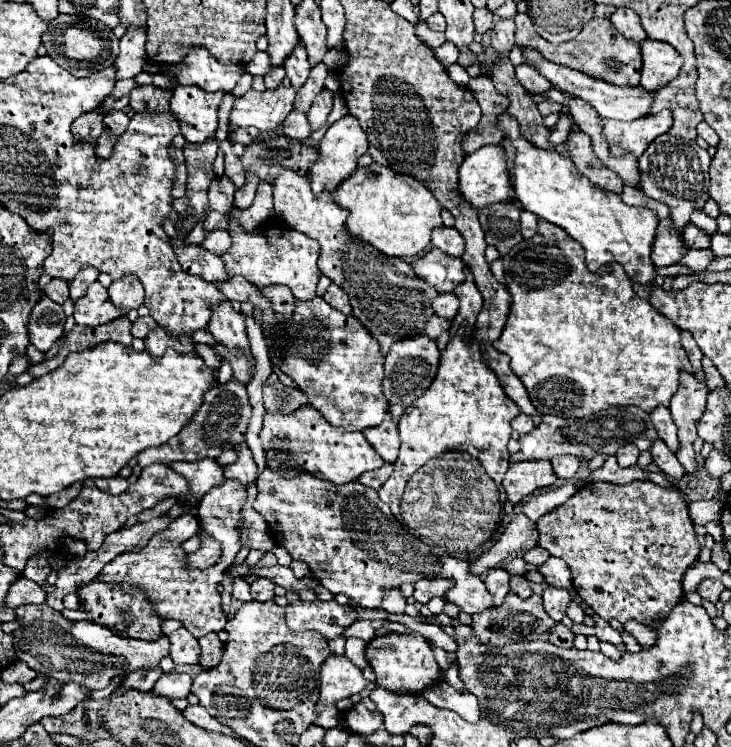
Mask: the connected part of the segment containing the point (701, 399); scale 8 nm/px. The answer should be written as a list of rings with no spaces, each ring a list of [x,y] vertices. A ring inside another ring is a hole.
[[[681,373],[681,385],[679,391],[671,397],[671,415],[675,425],[679,427],[679,453],[677,459],[685,467],[687,475],[695,475],[697,471],[697,457],[693,451],[693,441],[697,437],[697,421],[701,419],[705,411],[707,401],[707,389],[703,383],[697,381],[695,375]]]

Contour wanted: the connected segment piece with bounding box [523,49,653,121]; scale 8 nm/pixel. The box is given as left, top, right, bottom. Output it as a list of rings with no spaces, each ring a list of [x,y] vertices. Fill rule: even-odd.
[[[523,49],[523,55],[525,55],[525,59],[527,59],[535,69],[539,69],[559,91],[563,91],[563,93],[567,93],[567,95],[573,95],[573,97],[581,97],[583,101],[591,103],[591,105],[597,109],[597,113],[599,113],[601,117],[605,117],[605,119],[633,121],[633,119],[651,115],[653,95],[651,95],[649,91],[645,91],[641,85],[637,85],[637,87],[615,87],[615,85],[609,85],[609,83],[605,83],[605,81],[587,77],[585,73],[579,73],[579,71],[573,71],[573,69],[559,67],[559,65],[555,65],[555,63],[549,63],[547,59],[543,59],[543,55],[539,55],[539,51]]]

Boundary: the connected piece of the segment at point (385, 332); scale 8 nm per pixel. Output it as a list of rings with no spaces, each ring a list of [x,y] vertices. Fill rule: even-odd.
[[[283,169],[283,175],[279,175],[273,185],[273,203],[275,213],[285,219],[289,227],[319,243],[319,271],[347,291],[353,305],[353,315],[379,341],[385,355],[395,341],[405,339],[407,335],[417,335],[425,329],[427,319],[433,315],[431,303],[437,297],[437,291],[427,281],[419,279],[411,271],[411,265],[403,259],[387,257],[361,239],[355,239],[345,225],[347,211],[335,205],[331,193],[315,195],[307,183],[307,177]],[[397,289],[407,289],[409,293],[395,293]]]

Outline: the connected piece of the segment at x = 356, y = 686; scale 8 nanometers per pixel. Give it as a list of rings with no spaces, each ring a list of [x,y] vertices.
[[[329,657],[321,667],[321,687],[317,703],[317,719],[313,725],[323,729],[339,727],[337,701],[361,693],[363,689],[375,689],[377,683],[369,683],[361,669],[355,667],[347,657]]]

